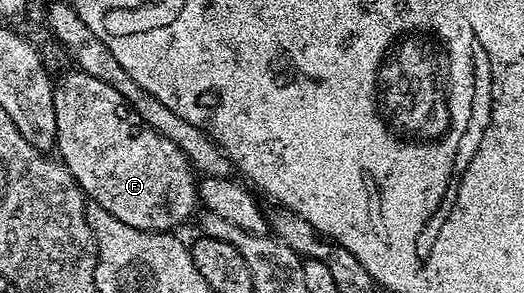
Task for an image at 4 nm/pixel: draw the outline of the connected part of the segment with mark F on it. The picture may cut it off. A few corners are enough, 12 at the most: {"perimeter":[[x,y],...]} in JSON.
{"perimeter":[[54,83],[56,151],[87,200],[173,232],[196,172],[112,85]]}

